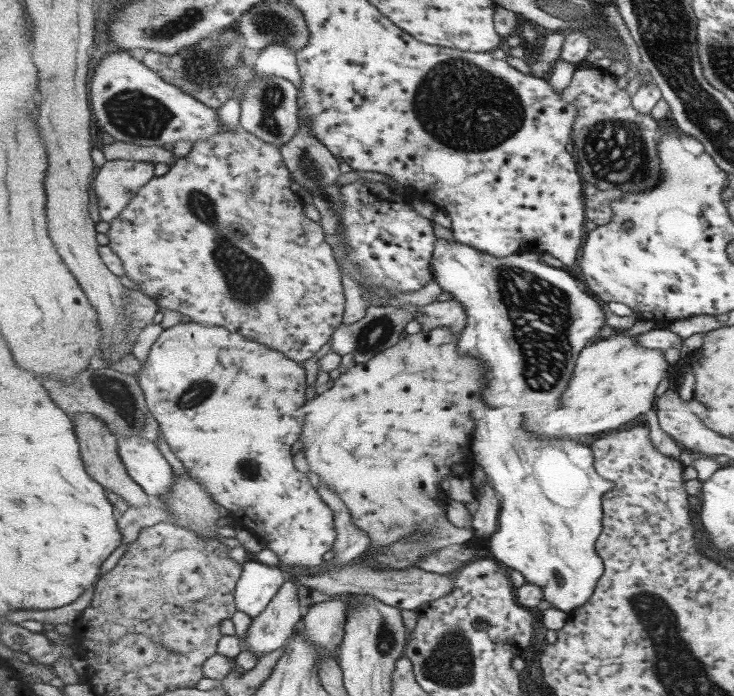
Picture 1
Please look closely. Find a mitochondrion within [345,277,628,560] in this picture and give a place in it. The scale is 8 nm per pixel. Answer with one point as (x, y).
(375, 334)

